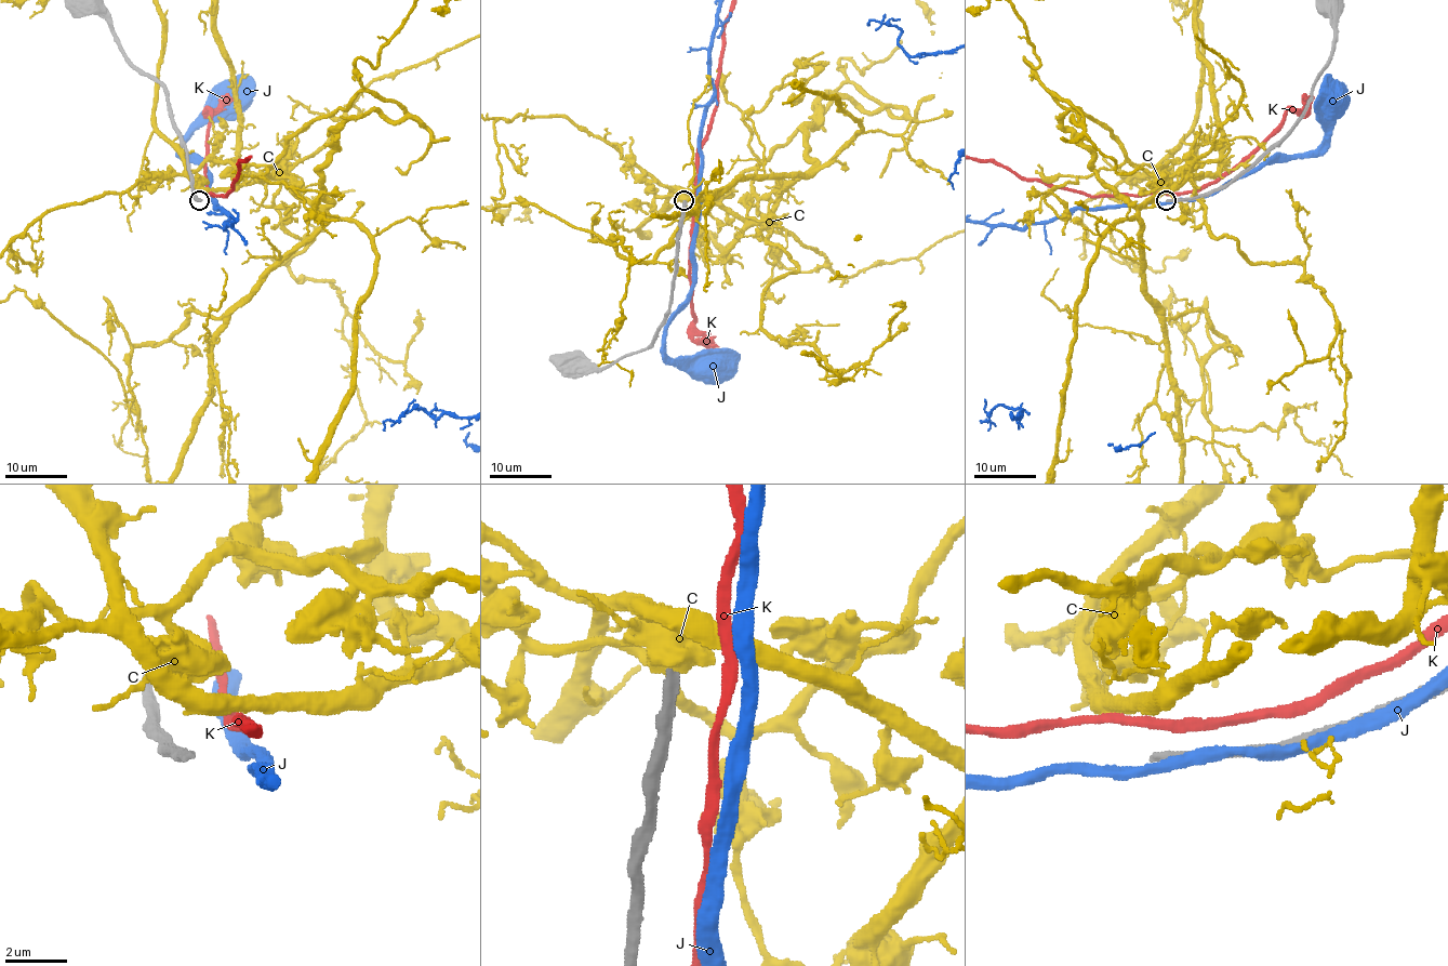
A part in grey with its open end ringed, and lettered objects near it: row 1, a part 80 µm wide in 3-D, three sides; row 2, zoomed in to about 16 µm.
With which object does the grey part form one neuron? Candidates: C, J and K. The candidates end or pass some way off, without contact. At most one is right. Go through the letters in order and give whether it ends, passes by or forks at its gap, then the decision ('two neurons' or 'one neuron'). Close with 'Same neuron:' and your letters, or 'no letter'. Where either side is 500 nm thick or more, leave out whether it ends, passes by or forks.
C: two neurons
J: it passes by; two neurons
K: it passes by; two neurons
Same neuron: no letter

